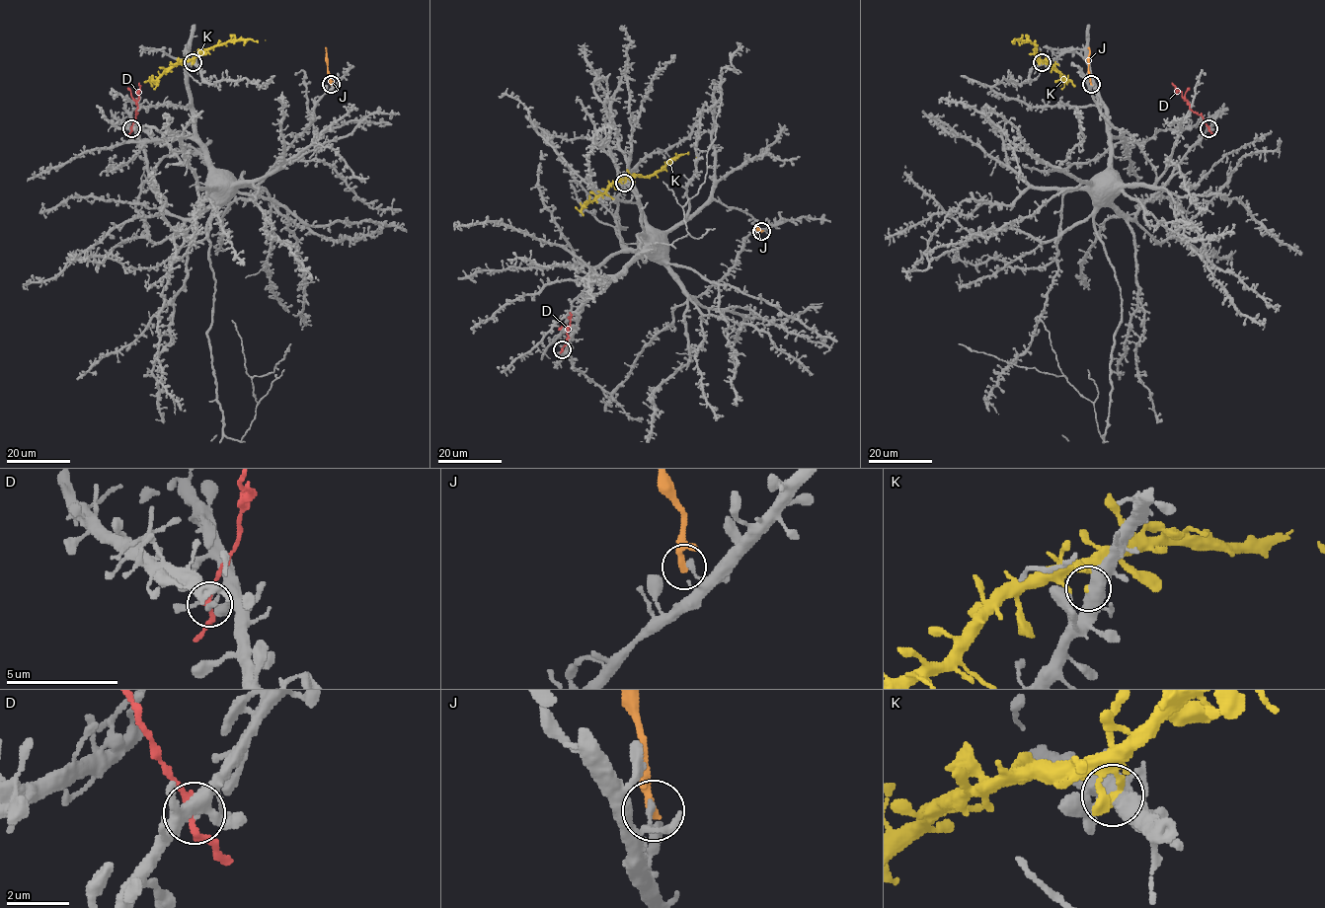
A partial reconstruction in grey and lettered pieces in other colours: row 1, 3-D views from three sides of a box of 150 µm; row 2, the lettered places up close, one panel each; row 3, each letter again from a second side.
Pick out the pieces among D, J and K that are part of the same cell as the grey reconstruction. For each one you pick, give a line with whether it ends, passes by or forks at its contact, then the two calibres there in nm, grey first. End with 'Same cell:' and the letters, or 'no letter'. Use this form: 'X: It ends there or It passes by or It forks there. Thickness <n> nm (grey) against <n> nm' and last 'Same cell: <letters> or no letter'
Same cell: no letter

